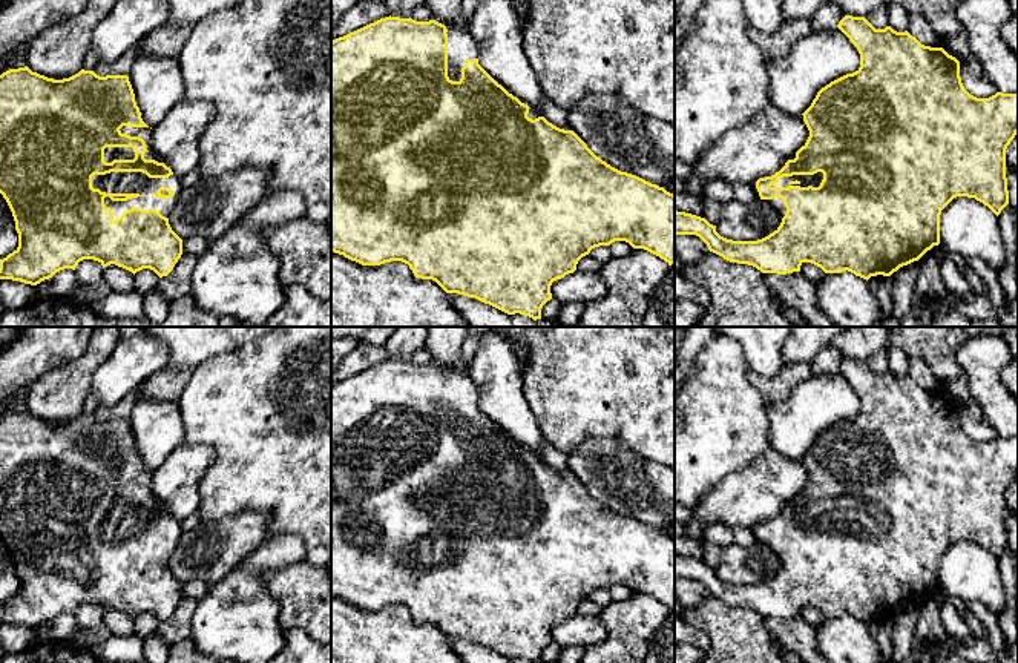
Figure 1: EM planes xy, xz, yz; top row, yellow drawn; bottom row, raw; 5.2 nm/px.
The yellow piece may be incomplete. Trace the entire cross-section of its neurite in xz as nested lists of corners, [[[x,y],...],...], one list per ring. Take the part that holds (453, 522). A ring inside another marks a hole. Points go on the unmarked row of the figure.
[[[389,359],[331,385],[331,595],[343,599],[345,602],[356,605],[362,609],[380,609],[391,605],[402,605],[409,609],[415,622],[432,623],[446,637],[458,637],[468,642],[475,642],[507,658],[520,657],[532,663],[541,663],[543,649],[552,643],[552,626],[564,622],[569,617],[573,617],[576,614],[578,605],[583,600],[589,599],[590,594],[595,591],[610,589],[615,585],[626,585],[633,592],[644,592],[659,600],[668,609],[675,608],[675,539],[667,536],[664,531],[652,528],[636,519],[621,516],[612,511],[599,500],[596,500],[573,474],[564,474],[549,467],[541,459],[541,456],[521,447],[517,440],[514,440],[501,428],[498,428],[478,408],[478,397],[478,387],[472,382],[468,373],[457,370],[445,370],[435,364],[415,365],[411,361],[400,362]]]

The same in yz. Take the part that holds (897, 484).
[[[845,359],[837,371],[857,391],[860,411],[822,431],[802,457],[809,480],[796,502],[774,519],[751,526],[757,543],[777,554],[780,569],[757,585],[733,585],[721,580],[705,562],[675,554],[675,580],[696,579],[710,595],[762,617],[786,618],[811,606],[825,617],[848,614],[868,625],[877,618],[891,620],[938,589],[940,559],[954,542],[975,542],[997,560],[1009,548],[1006,493],[1018,477],[1018,436],[997,436],[989,442],[970,439],[961,427],[960,405],[943,391],[921,388],[908,374],[875,373],[865,361],[852,359]]]

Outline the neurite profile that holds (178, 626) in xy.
[[[181,599],[173,614],[159,622],[156,634],[170,646],[179,643],[192,635],[192,617],[196,609],[198,600]]]

